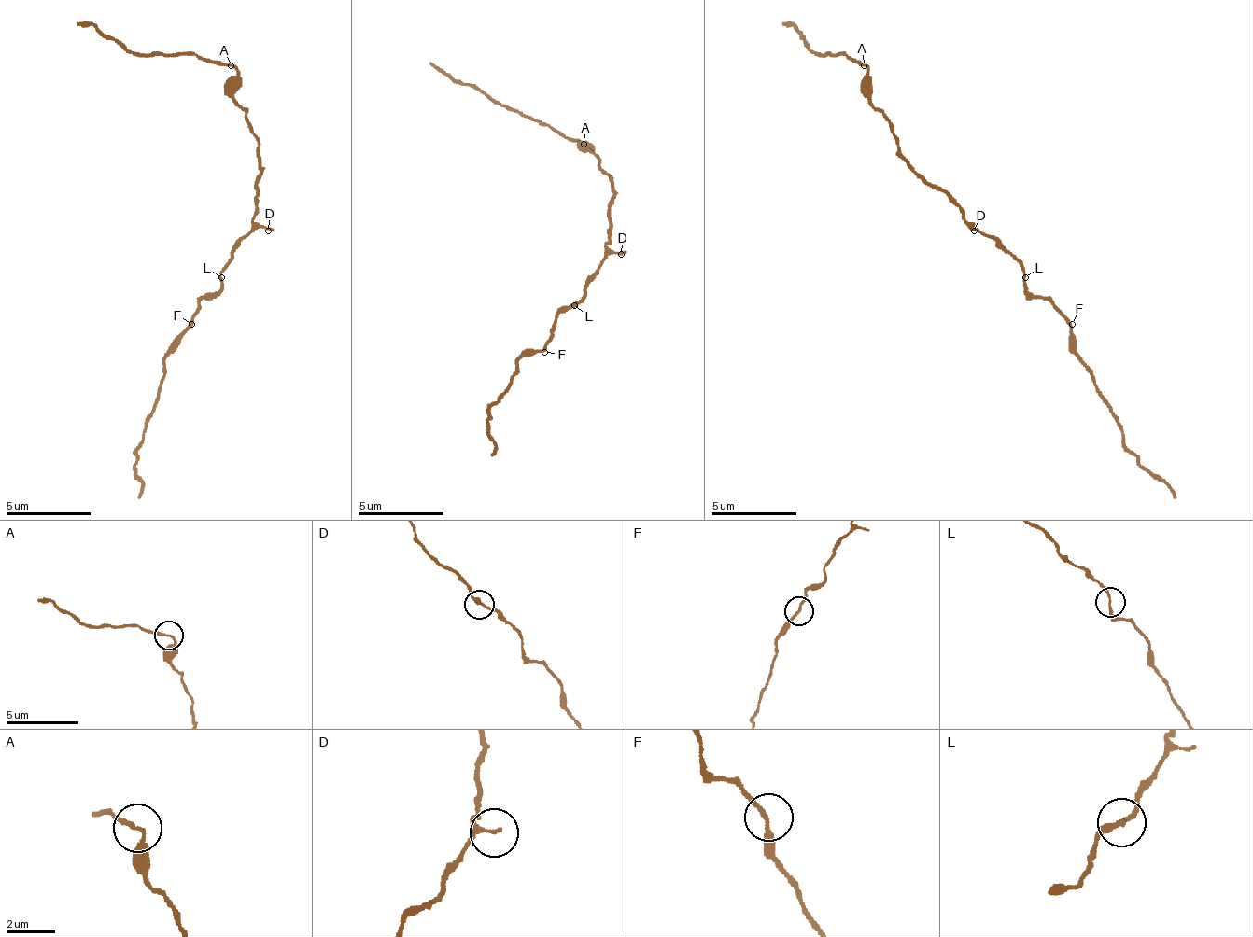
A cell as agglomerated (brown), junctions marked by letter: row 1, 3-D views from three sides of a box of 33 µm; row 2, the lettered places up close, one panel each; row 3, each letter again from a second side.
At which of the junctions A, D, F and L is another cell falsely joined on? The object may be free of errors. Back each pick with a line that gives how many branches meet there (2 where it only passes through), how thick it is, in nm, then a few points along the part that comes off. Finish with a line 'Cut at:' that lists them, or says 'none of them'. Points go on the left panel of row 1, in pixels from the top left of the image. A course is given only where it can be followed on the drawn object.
Cut at: none of them

